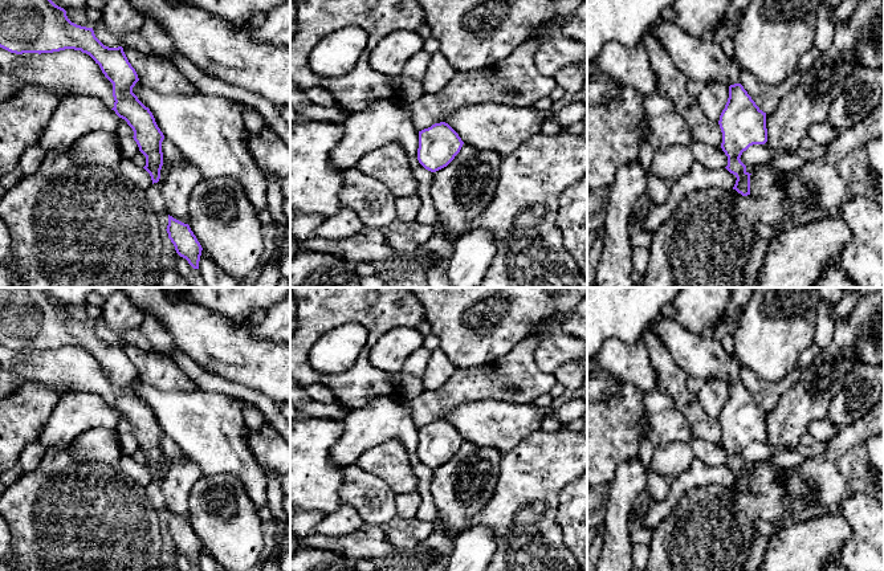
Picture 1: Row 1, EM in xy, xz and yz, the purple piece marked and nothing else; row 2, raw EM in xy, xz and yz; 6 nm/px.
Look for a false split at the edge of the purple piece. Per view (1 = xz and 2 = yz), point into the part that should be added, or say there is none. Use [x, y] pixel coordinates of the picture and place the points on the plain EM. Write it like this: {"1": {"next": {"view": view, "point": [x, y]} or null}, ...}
{"1": {"next": null}, "2": {"next": null}}

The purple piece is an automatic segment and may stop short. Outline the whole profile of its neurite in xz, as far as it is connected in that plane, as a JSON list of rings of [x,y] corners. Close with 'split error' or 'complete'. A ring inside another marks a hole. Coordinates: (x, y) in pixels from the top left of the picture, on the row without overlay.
[[[445,419],[419,428],[417,457],[428,468],[447,464],[460,449],[464,439]]]; complete

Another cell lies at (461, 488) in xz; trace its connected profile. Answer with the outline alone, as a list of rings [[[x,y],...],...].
[[[463,441],[444,465],[433,469],[429,492],[441,522],[464,531],[473,515],[492,499],[500,477],[502,453],[493,446]]]

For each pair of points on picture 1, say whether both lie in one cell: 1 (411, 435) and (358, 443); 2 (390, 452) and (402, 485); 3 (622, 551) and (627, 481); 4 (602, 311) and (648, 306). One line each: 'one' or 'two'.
1: one
2: one
3: one
4: one

